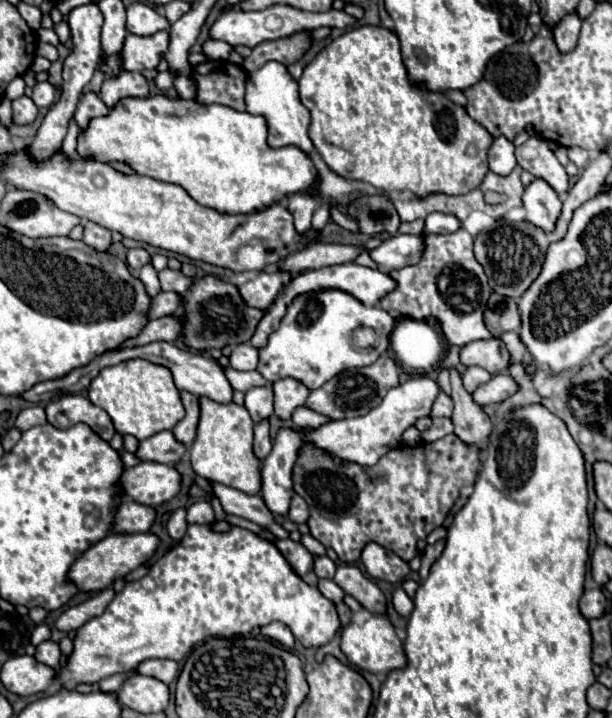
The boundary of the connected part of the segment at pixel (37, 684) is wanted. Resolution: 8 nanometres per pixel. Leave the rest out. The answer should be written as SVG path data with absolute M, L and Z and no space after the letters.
M33 656L9 658L1 668L3 686L19 696L31 696L47 690L57 678L57 672Z

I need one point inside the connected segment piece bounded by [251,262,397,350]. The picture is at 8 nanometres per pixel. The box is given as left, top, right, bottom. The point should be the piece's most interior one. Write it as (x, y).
(369, 285)

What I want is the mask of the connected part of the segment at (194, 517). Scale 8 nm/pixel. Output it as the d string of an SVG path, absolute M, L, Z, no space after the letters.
M195 502L187 508L187 522L189 524L211 524L215 522L213 508L209 502Z

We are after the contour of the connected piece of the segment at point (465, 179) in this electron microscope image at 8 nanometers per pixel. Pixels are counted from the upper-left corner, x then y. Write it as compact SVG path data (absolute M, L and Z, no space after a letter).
M359 26L355 30L349 30L345 34L341 34L339 38L335 38L331 44L327 44L303 70L303 76L299 78L299 96L305 108L309 108L311 112L311 124L309 124L309 138L315 146L315 150L321 154L321 158L325 160L325 164L339 174L345 180L363 180L373 184L375 188L383 188L383 190L411 190L417 196L427 196L429 192L445 192L445 194L465 194L473 188L477 188L483 180L483 176L487 174L489 166L487 166L487 150L493 142L491 134L479 124L475 122L467 110L463 106L453 104L445 94L441 92L431 92L431 90L423 90L417 84L409 82L407 70L403 66L401 60L401 50L399 50L399 38L383 28L383 26Z

